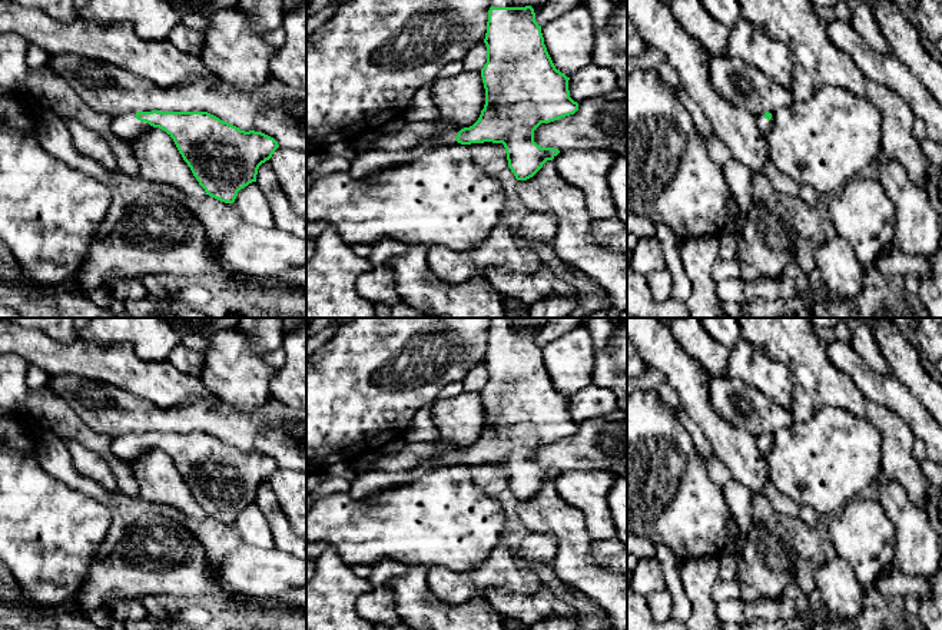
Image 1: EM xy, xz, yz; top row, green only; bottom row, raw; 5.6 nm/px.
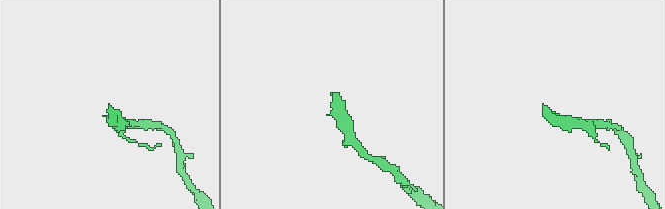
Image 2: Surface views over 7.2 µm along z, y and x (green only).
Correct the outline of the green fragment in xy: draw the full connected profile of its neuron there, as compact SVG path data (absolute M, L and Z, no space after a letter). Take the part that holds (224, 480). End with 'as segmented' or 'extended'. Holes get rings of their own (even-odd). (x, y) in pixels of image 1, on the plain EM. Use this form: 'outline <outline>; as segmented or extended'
outline M130 432L113 438L110 450L129 461L150 447L173 460L205 513L225 524L256 503L259 487L279 468L273 458L241 451L208 432Z; extended

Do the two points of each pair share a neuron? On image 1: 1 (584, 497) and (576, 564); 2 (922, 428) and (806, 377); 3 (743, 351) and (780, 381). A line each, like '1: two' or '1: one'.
1: two
2: two
3: one

